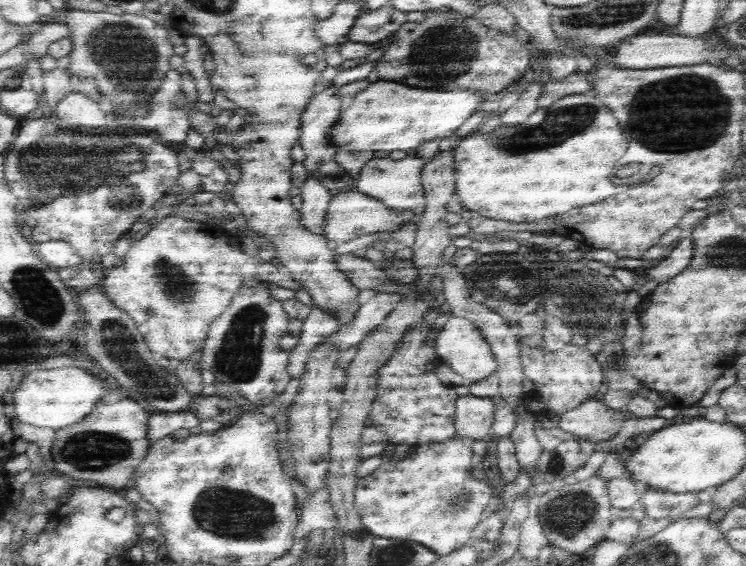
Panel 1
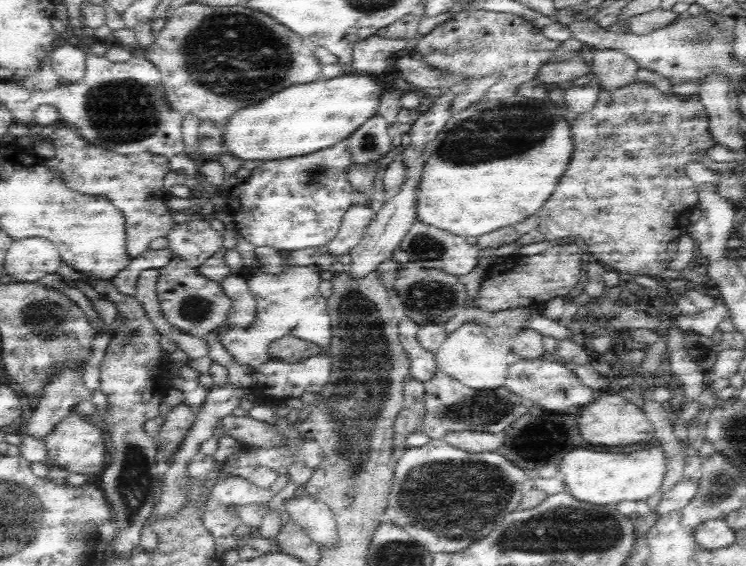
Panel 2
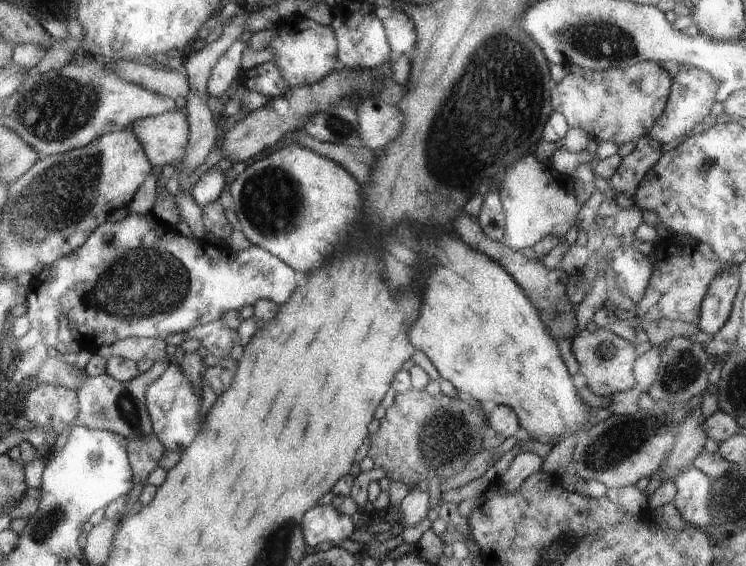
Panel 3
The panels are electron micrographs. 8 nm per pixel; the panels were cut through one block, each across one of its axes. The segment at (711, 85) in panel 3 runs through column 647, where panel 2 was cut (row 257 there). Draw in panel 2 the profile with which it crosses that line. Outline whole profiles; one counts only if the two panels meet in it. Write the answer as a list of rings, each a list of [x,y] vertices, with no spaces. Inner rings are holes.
[[[66,126],[54,128],[50,142],[54,146],[54,158],[46,162],[46,168],[56,172],[68,190],[84,196],[104,196],[122,213],[125,253],[130,258],[142,256],[152,240],[166,236],[175,223],[167,206],[167,193],[164,189],[164,176],[173,171],[168,159],[148,151],[127,155],[106,150]]]

